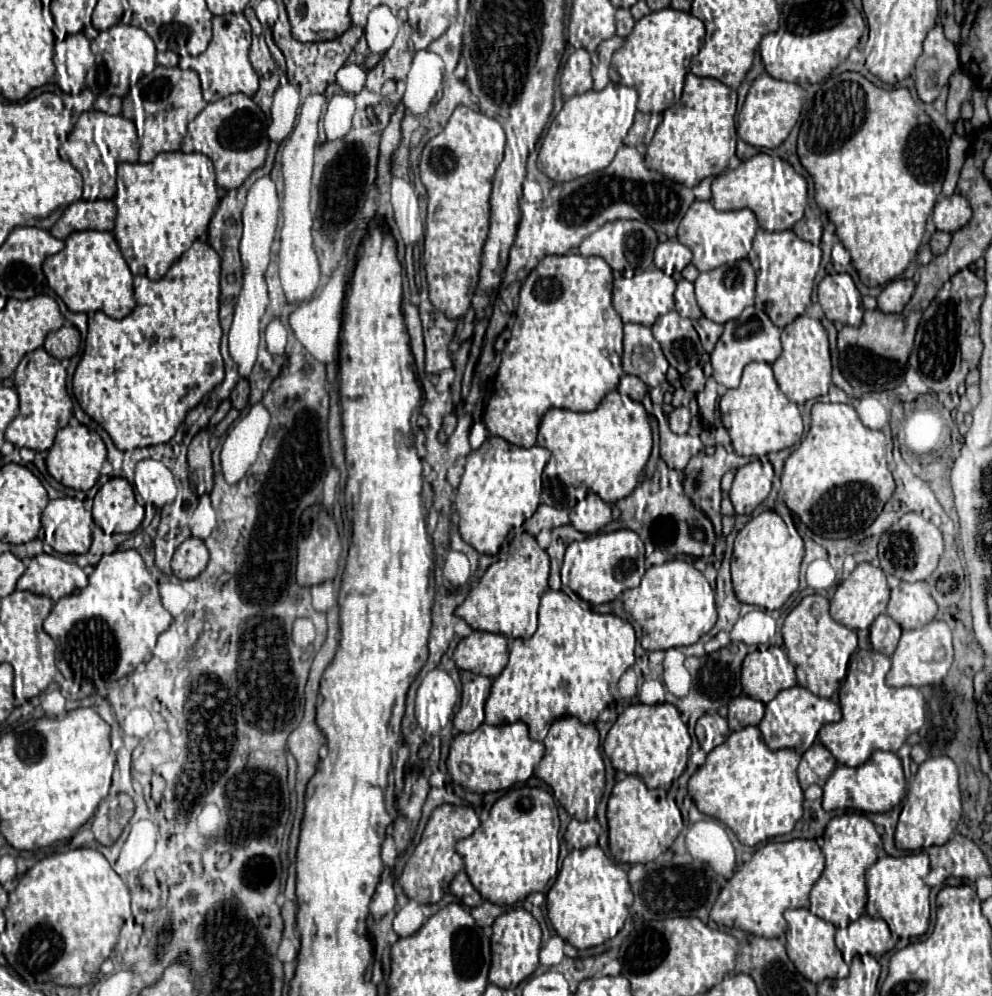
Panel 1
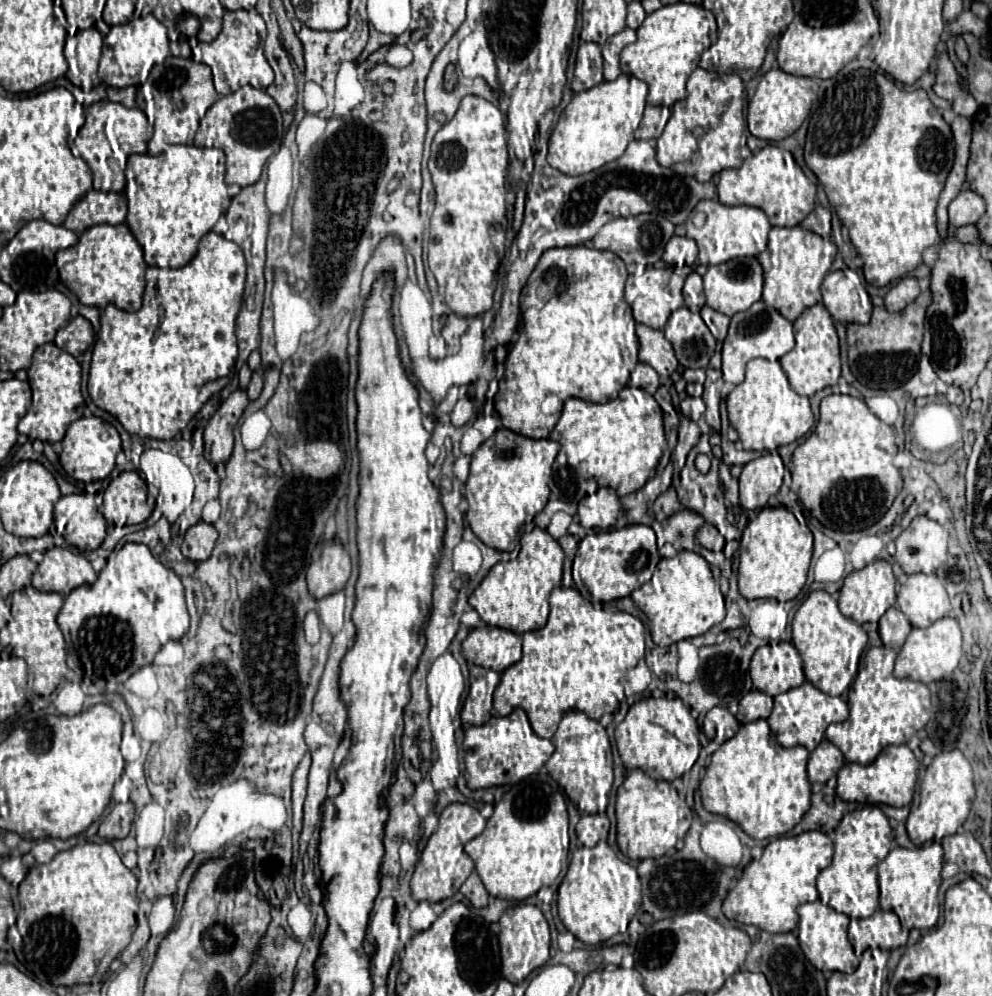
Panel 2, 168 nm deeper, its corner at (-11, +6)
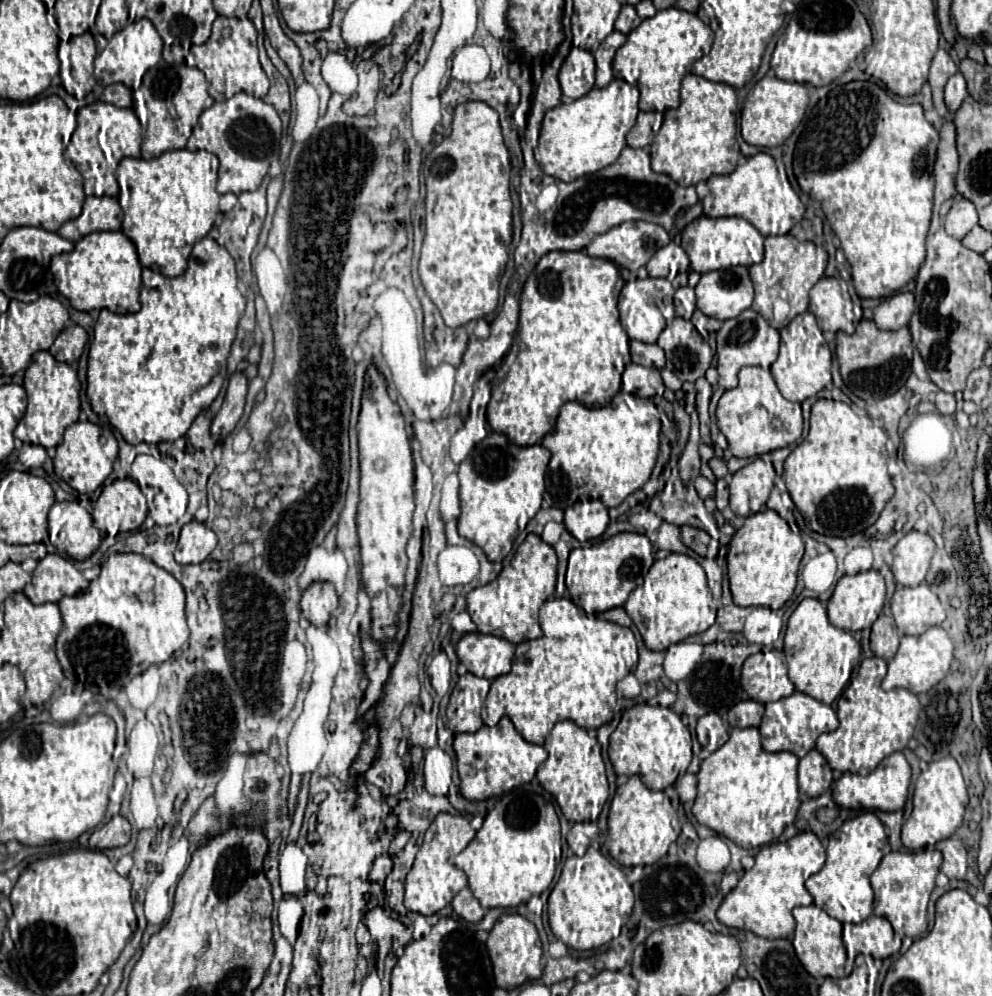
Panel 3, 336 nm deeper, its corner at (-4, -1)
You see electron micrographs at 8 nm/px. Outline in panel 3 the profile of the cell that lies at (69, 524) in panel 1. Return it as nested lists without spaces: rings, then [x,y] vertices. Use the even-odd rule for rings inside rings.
[[[56,502],[48,514],[49,540],[58,548],[58,552],[68,554],[74,560],[90,558],[100,546],[100,532],[92,524],[92,516],[78,502]]]

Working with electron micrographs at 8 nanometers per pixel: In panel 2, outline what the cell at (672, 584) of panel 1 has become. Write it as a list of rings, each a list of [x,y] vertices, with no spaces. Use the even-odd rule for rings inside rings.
[[[679,551],[675,557],[661,559],[653,579],[635,589],[631,599],[647,615],[653,641],[663,647],[703,635],[725,619],[725,600],[719,583],[713,579],[709,563],[693,551]]]

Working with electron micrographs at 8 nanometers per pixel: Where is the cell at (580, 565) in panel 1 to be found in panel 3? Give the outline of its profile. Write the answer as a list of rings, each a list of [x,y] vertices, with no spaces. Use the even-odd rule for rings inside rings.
[[[622,532],[604,542],[572,550],[565,575],[566,588],[574,604],[588,614],[599,614],[622,606],[628,594],[642,584],[644,572],[648,572],[652,564],[654,556],[650,540],[638,532]]]

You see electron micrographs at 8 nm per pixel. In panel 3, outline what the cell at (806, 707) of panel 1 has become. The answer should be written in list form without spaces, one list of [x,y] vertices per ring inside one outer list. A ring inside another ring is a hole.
[[[794,692],[792,696],[782,698],[778,702],[768,702],[762,724],[758,728],[760,728],[760,734],[762,734],[764,750],[768,750],[768,752],[786,750],[786,752],[792,752],[798,758],[802,758],[814,748],[820,734],[836,730],[838,724],[840,722],[838,722],[836,710],[832,710],[830,705],[822,704],[814,698],[810,698],[808,694]]]

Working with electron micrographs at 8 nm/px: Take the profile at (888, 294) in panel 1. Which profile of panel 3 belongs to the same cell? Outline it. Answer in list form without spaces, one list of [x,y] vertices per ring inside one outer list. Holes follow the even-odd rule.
[[[898,292],[888,296],[878,308],[874,308],[874,322],[880,330],[898,330],[910,322],[914,310],[914,294]]]

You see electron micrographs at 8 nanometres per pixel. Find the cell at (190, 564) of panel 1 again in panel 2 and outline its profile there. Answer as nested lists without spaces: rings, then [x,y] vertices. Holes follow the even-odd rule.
[[[199,521],[197,525],[189,527],[189,531],[185,533],[185,541],[181,545],[183,555],[191,561],[207,561],[213,547],[215,547],[217,535],[219,533],[215,531],[213,525]]]

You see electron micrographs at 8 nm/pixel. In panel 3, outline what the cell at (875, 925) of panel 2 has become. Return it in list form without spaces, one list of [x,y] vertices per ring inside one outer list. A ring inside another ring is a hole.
[[[870,916],[860,924],[844,923],[842,939],[846,948],[844,976],[848,976],[858,954],[870,954],[874,958],[888,958],[900,951],[902,938],[894,935],[892,926],[886,918]]]

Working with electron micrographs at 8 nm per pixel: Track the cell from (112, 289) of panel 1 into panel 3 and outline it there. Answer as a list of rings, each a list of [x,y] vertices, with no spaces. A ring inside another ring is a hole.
[[[92,232],[74,244],[74,250],[68,254],[58,254],[52,258],[50,270],[54,274],[54,284],[58,286],[60,294],[70,300],[76,310],[90,312],[90,310],[110,310],[114,314],[132,314],[140,310],[140,272],[142,266],[138,262],[136,246],[128,240],[124,232]]]

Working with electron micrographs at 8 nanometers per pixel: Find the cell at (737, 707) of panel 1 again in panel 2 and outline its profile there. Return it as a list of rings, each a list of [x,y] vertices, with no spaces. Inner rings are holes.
[[[751,691],[739,701],[739,713],[737,721],[739,723],[751,723],[757,719],[767,719],[773,709],[773,697],[761,691]]]

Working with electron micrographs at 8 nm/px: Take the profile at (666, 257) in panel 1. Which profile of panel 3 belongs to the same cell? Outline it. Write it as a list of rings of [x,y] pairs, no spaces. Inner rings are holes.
[[[670,242],[668,246],[662,246],[652,258],[650,258],[650,262],[648,262],[648,274],[650,276],[662,276],[662,278],[666,278],[668,276],[668,272],[670,272],[670,262],[672,262],[672,258],[674,258],[674,250],[678,248],[678,244],[674,244],[674,242]]]

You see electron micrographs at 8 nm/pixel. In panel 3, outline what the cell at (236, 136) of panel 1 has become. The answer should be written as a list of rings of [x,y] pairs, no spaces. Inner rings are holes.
[[[238,92],[224,102],[216,102],[212,108],[200,114],[186,148],[216,154],[220,160],[216,190],[220,194],[232,192],[238,196],[248,190],[258,190],[274,154],[280,150],[280,136],[282,124],[274,106],[246,92]]]

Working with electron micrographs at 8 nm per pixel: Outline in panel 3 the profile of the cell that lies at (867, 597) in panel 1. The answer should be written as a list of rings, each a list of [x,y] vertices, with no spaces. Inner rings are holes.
[[[878,570],[860,572],[854,576],[846,574],[838,580],[834,594],[828,600],[828,618],[836,628],[842,628],[848,632],[864,630],[864,628],[870,628],[874,624],[874,620],[880,616],[884,600],[886,600],[886,586],[884,586],[884,578]]]

